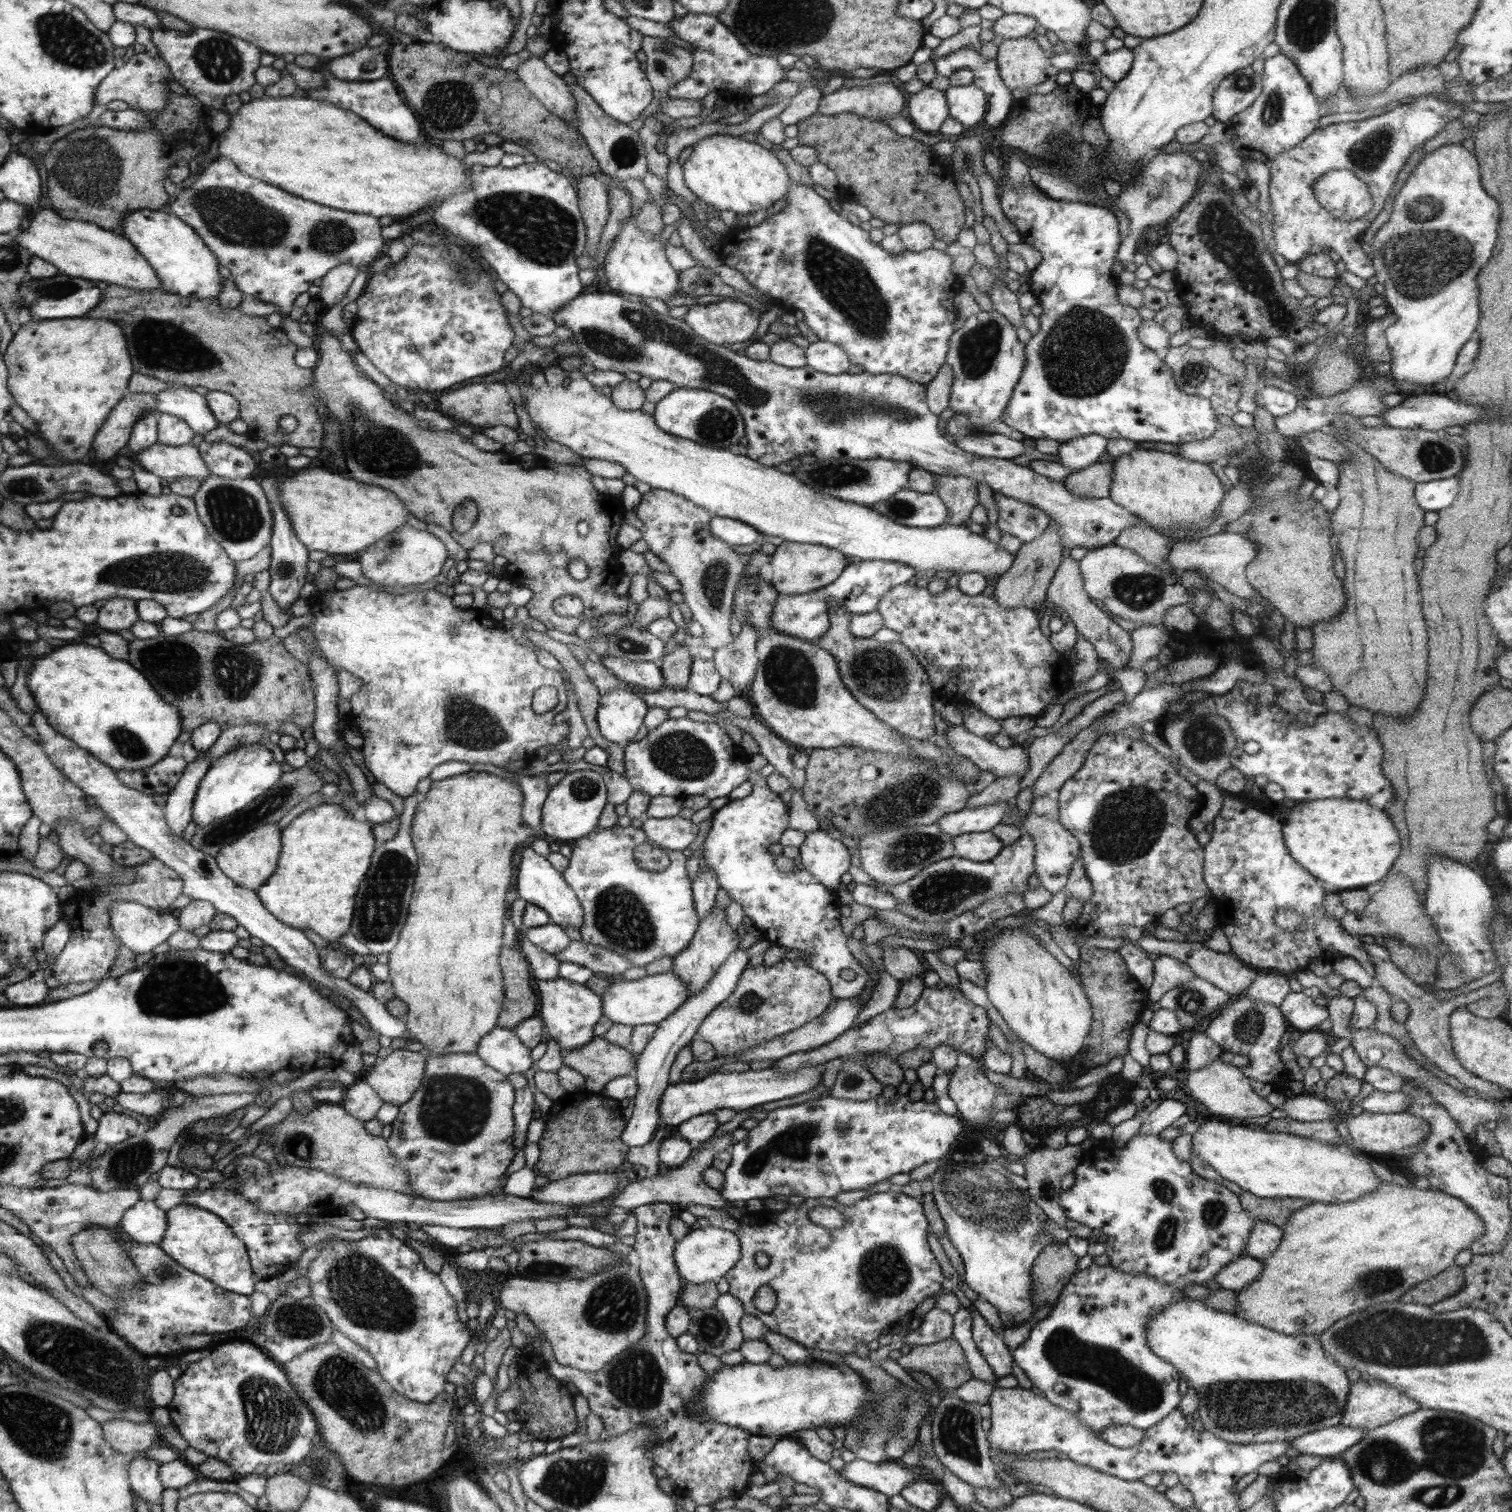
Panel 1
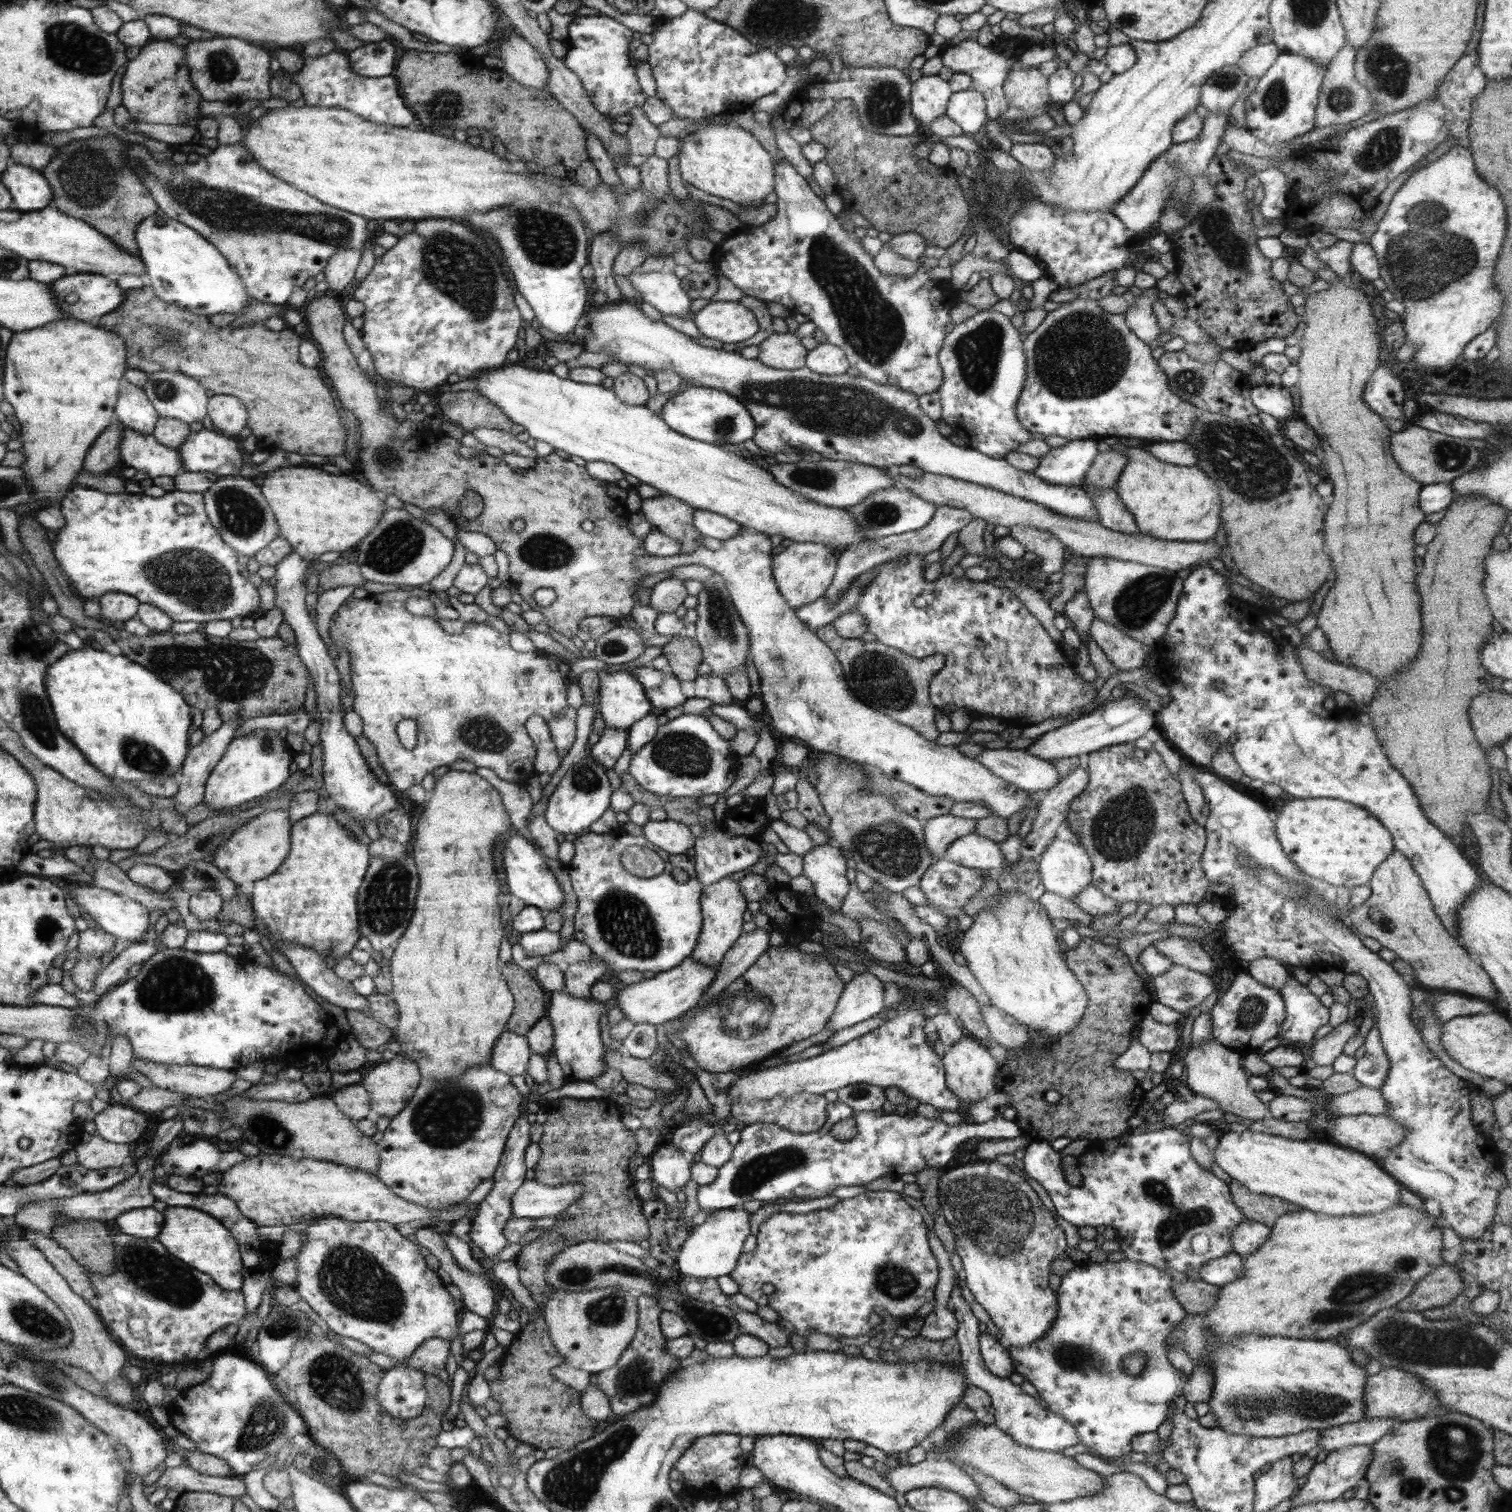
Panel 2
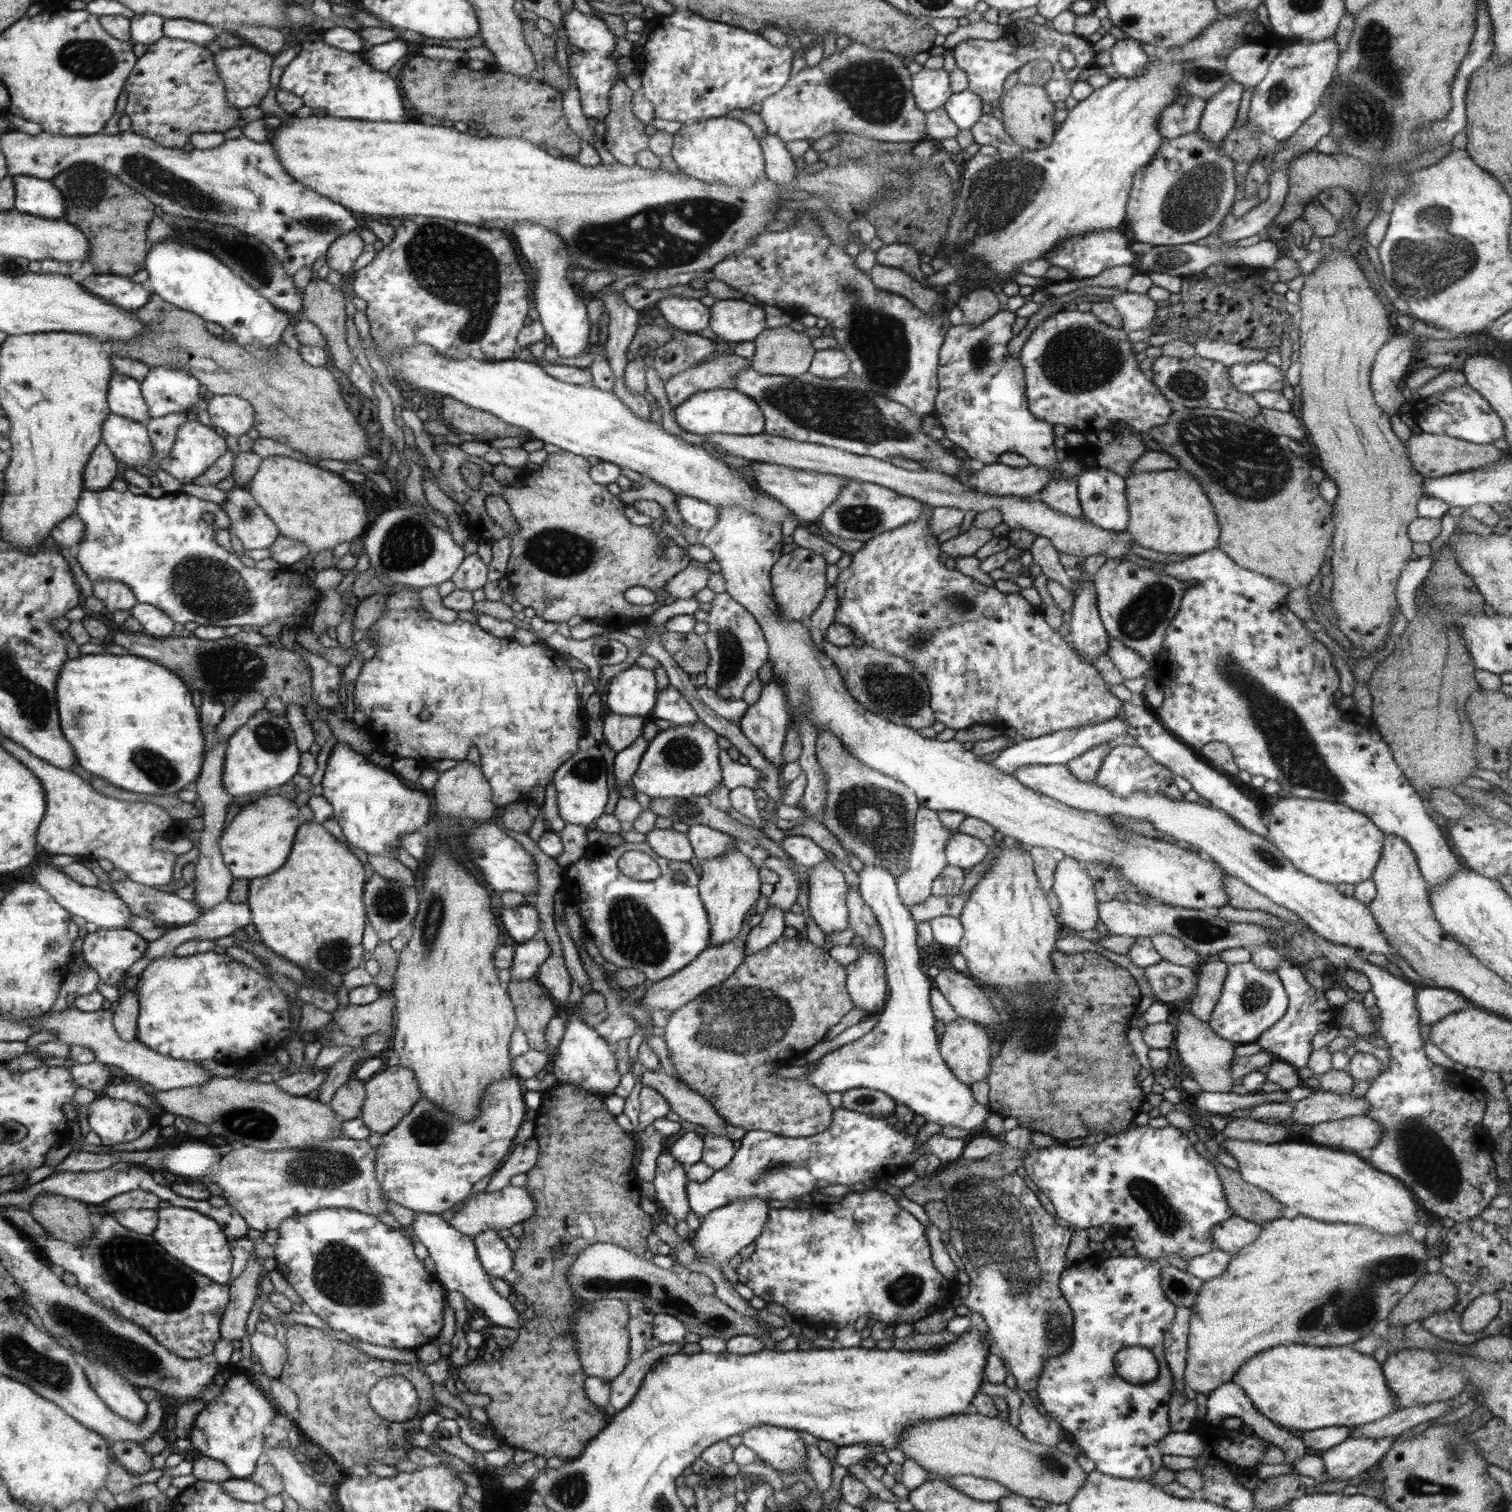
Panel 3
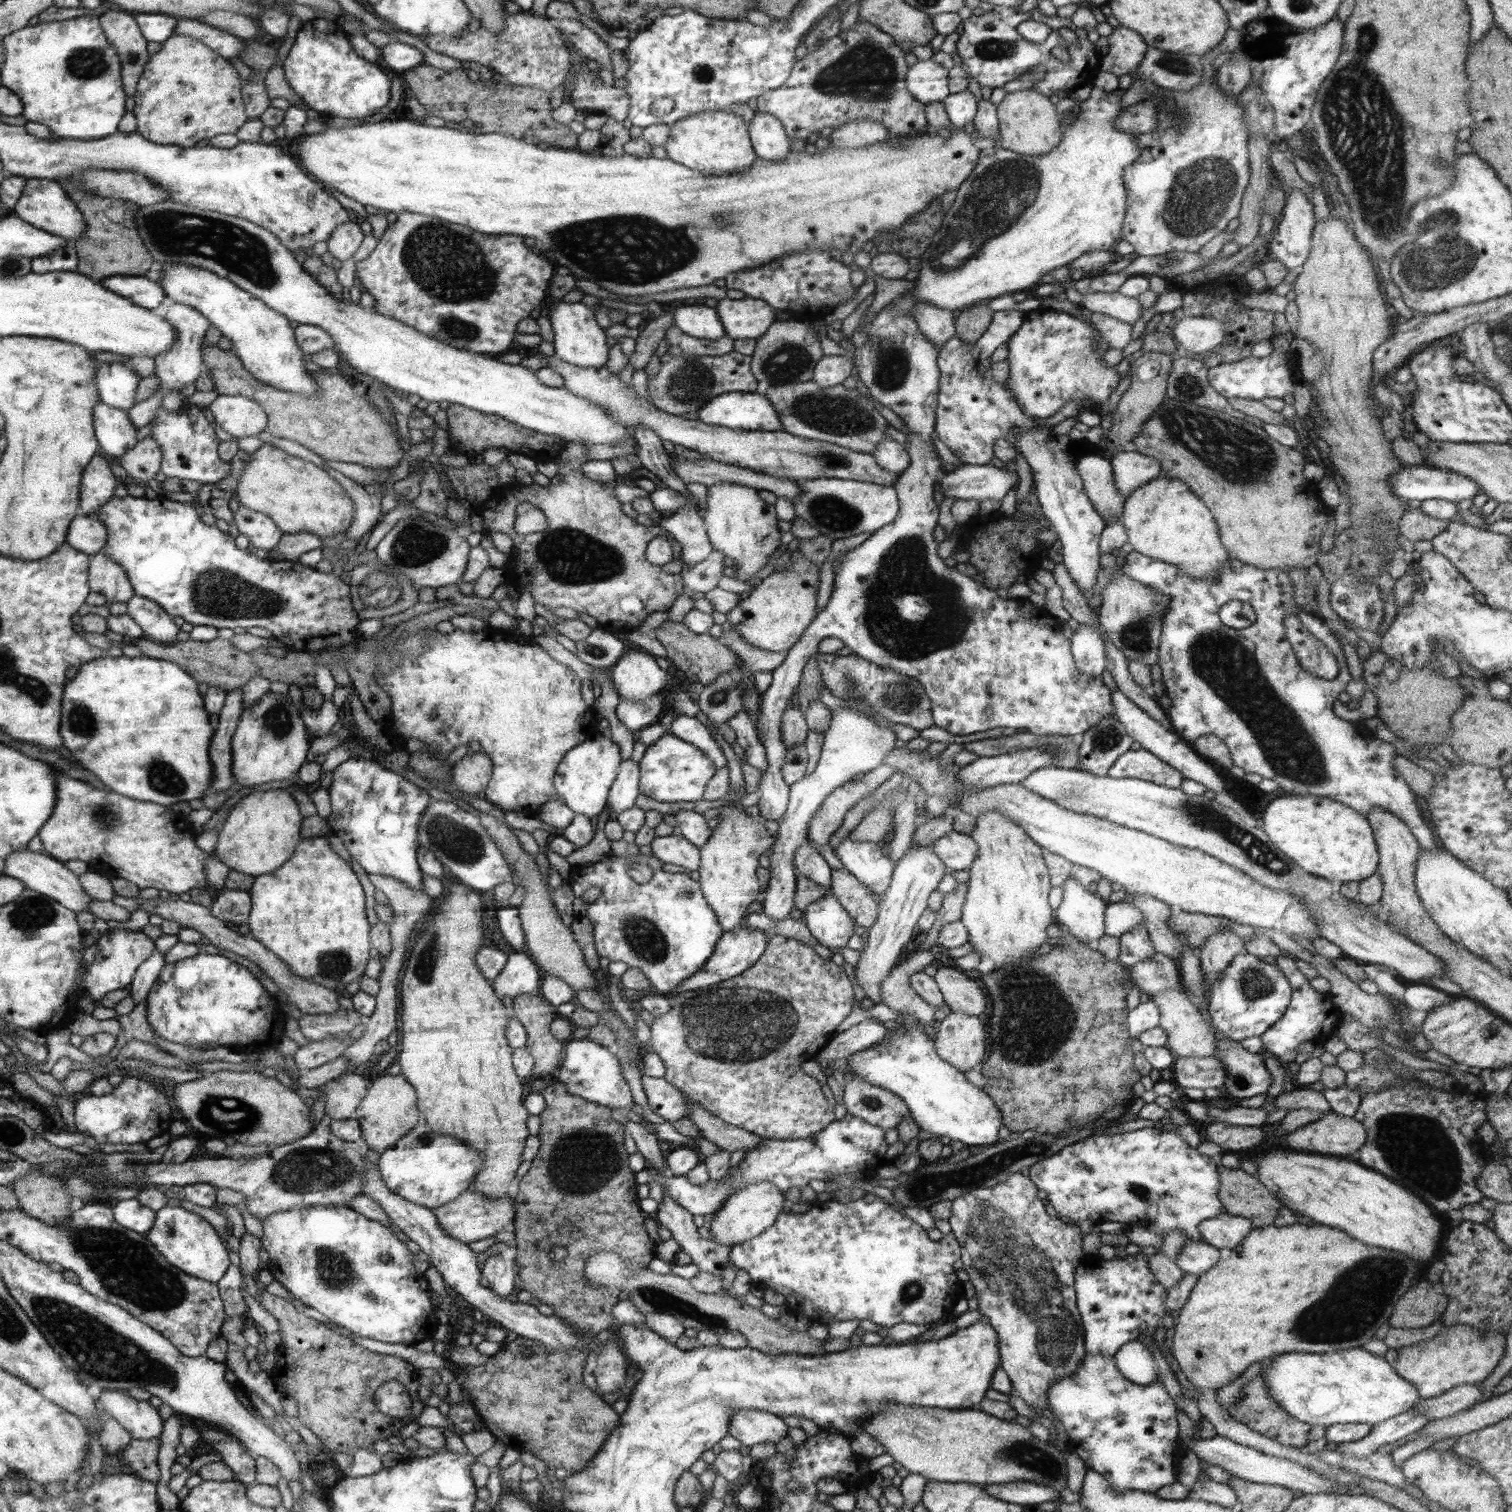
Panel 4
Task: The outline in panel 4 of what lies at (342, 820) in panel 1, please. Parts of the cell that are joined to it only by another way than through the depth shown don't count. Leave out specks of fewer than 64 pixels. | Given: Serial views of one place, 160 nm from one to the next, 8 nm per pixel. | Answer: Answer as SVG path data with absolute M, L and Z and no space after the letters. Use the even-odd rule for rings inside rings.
M326 837L303 838L290 861L274 873L255 877L249 893L252 897L248 918L250 935L277 954L296 976L334 990L364 974L364 966L370 960L368 932L371 932L364 910L364 890L354 870L330 848Z

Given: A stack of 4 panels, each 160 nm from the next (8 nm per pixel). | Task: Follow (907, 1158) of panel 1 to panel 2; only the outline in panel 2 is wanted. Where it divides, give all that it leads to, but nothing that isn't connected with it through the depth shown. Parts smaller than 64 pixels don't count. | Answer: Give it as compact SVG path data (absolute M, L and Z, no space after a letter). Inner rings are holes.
M838 1099L827 1108L827 1122L822 1129L811 1133L796 1133L769 1122L746 1125L740 1131L740 1140L733 1146L730 1160L719 1168L716 1180L712 1184L698 1186L697 1200L699 1206L719 1211L731 1209L749 1200L774 1202L777 1198L822 1198L832 1195L840 1186L864 1186L882 1176L893 1174L917 1174L928 1166L942 1169L950 1160L960 1143L968 1138L1010 1140L1021 1135L1020 1127L1014 1120L1007 1120L1002 1115L995 1116L985 1123L972 1123L965 1119L960 1124L948 1125L942 1119L930 1119L903 1110L886 1113L883 1109L873 1111L856 1111ZM854 1118L858 1133L848 1141L840 1141L830 1134L836 1122Z

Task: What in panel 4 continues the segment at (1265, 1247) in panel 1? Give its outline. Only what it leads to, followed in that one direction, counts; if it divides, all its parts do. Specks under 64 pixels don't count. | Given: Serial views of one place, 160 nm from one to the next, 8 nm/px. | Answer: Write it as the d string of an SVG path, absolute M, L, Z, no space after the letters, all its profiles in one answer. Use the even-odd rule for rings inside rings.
M1228 1213L1203 1220L1199 1224L1203 1241L1219 1249L1236 1248L1252 1232L1253 1223L1249 1218Z

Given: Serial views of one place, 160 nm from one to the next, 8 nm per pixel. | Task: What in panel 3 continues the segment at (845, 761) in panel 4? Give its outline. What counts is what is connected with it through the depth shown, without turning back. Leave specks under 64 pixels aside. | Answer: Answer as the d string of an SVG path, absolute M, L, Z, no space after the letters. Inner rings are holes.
M768 906L766 912L763 913L760 925L754 926L748 932L746 937L747 956L760 953L783 936L786 928L785 913L786 911L780 910L779 907Z

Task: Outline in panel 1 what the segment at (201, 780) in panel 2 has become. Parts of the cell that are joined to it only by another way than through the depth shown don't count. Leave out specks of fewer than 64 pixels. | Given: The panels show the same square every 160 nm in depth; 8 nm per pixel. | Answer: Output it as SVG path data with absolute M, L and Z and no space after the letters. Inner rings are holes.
M205 752L198 753L198 757L187 764L184 774L178 779L173 790L167 794L168 798L163 806L166 811L167 823L180 838L192 820L191 810L198 785L211 764L212 760Z

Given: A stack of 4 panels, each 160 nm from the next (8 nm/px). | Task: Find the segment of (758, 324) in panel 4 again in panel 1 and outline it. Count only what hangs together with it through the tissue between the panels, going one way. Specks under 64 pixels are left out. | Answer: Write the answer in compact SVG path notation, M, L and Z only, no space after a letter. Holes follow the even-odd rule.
M729 298L690 305L683 320L708 342L726 347L750 339L758 328L760 315L746 303Z

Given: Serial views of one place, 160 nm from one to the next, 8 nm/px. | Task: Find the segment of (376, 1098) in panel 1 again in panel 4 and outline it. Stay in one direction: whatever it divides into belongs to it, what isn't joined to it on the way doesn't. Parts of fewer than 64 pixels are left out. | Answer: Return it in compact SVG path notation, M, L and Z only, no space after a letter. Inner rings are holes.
M350 1072L319 1086L313 1094L326 1095L325 1111L333 1119L355 1119L359 1105L364 1096L367 1096L368 1084L370 1082L366 1080L366 1076L362 1078L357 1073Z

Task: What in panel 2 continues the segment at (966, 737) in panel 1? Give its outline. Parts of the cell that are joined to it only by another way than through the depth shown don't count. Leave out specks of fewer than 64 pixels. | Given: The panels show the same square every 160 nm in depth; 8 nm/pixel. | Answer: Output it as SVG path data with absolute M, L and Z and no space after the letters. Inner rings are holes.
M982 749L975 758L983 764L990 772L1008 784L1016 785L1026 792L1042 792L1046 794L1050 789L1056 788L1060 782L1058 771L1052 766L1050 761L1034 756L1026 749Z

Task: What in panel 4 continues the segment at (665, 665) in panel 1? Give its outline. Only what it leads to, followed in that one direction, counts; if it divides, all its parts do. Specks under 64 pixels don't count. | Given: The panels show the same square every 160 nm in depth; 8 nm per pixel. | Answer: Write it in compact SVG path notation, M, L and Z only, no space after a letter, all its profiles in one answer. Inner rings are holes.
M664 621L654 632L656 638L665 646L669 660L682 670L692 683L701 682L703 685L709 685L724 673L739 669L738 654L709 633L696 634L683 622L668 621Z

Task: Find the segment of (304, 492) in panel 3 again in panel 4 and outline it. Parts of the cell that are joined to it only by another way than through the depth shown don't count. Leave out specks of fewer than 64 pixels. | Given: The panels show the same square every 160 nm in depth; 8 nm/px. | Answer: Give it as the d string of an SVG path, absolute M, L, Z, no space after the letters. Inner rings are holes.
M266 443L254 452L238 479L235 497L241 505L269 516L286 534L311 532L324 539L346 532L354 520L354 502L323 467Z

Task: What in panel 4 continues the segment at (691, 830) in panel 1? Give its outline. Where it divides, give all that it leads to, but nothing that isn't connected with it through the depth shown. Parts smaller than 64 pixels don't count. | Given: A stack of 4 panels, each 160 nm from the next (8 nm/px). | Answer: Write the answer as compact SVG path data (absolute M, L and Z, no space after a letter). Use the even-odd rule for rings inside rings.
M684 835L657 836L650 843L653 855L666 864L676 864L688 870L698 870L702 864L702 851Z

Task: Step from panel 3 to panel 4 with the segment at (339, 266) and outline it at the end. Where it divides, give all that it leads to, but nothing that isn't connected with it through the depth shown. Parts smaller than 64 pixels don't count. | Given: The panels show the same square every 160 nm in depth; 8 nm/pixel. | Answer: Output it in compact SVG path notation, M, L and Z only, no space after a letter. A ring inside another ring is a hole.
M359 219L356 222L352 220L352 222L341 225L331 234L331 237L326 241L328 252L334 258L338 258L338 260L344 262L344 260L348 260L348 258L354 256L354 252L362 244L364 236Z

